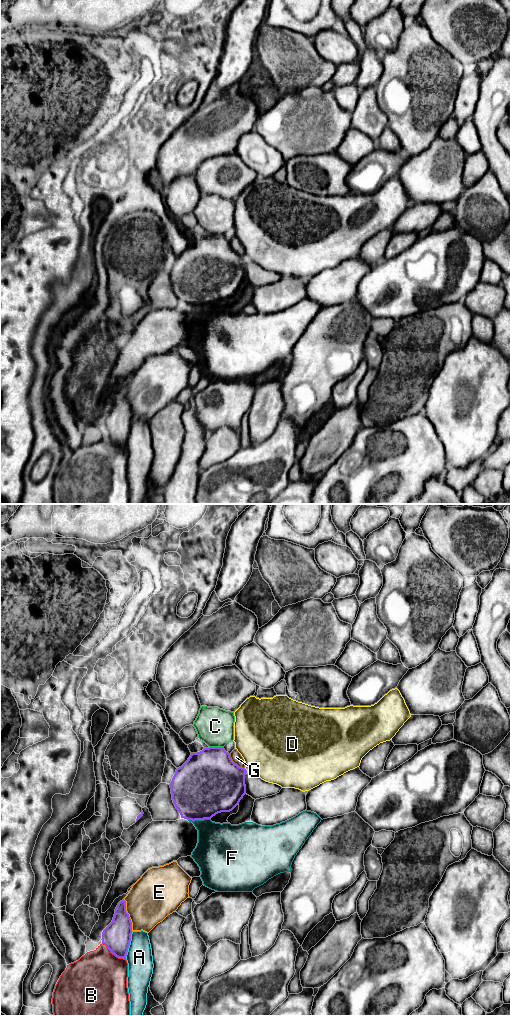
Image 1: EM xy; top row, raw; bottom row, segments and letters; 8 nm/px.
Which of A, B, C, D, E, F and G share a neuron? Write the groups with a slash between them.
A / B / C / D / E / F / G

